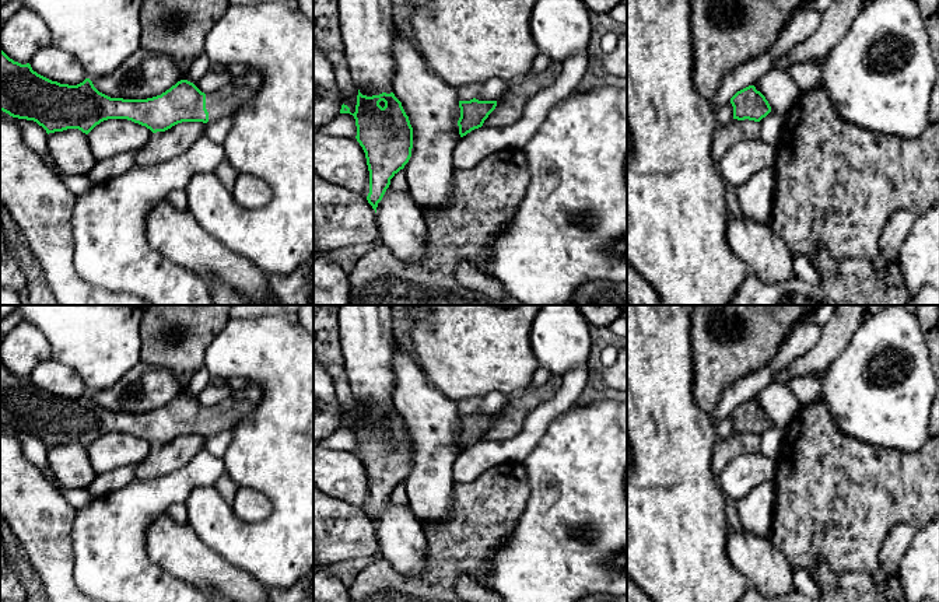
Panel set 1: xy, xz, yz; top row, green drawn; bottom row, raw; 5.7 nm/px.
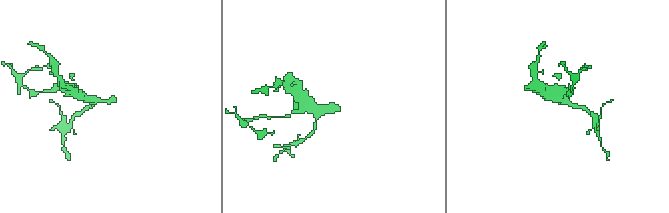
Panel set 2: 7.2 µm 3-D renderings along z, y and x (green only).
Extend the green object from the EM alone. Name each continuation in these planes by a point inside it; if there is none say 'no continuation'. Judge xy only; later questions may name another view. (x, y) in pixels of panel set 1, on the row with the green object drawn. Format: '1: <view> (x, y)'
1: xy (223, 102)

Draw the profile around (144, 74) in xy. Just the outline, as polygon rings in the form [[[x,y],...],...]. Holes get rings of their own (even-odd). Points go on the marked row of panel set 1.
[[[139,49],[115,71],[91,81],[111,98],[147,99],[161,95],[181,80],[182,73],[169,56]]]

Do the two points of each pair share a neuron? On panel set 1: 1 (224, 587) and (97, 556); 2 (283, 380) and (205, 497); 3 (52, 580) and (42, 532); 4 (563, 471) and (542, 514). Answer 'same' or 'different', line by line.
1: different
2: same
3: same
4: same

